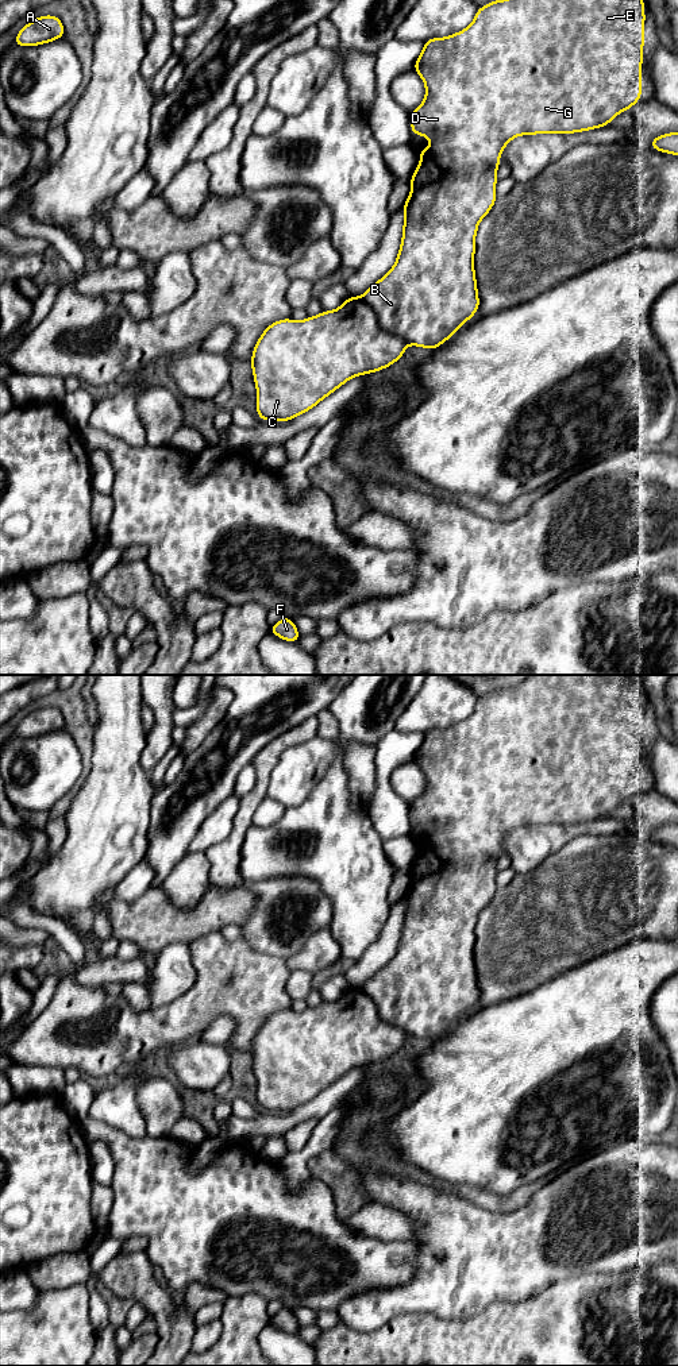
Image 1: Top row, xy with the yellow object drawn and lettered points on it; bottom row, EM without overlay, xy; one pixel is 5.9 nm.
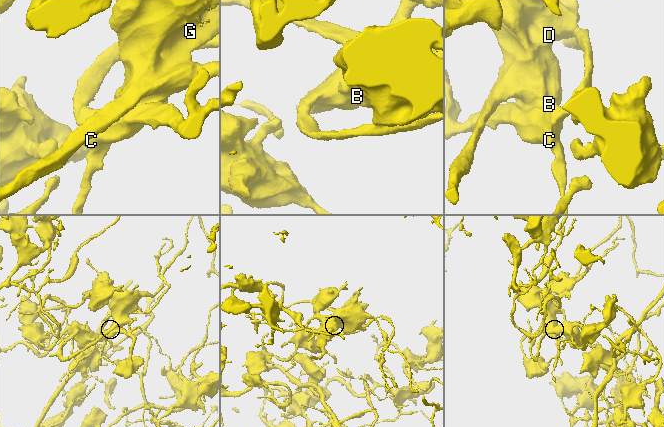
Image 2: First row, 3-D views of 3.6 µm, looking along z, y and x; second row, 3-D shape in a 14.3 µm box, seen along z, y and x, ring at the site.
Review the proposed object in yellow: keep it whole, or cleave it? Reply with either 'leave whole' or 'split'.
leave whole

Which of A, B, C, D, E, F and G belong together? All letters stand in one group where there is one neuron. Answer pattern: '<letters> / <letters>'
A B C D E F G

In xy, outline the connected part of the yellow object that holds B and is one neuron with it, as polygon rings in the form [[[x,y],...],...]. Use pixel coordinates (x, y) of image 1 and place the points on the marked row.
[[[493,0],[477,9],[473,23],[465,30],[444,38],[432,38],[423,43],[423,51],[413,69],[425,84],[425,97],[417,108],[411,111],[411,131],[413,135],[425,136],[434,146],[419,151],[420,163],[411,177],[411,194],[401,208],[405,212],[405,219],[396,263],[362,297],[350,296],[335,310],[323,310],[320,315],[307,317],[303,321],[282,319],[265,328],[254,346],[250,360],[257,387],[257,414],[261,420],[292,421],[315,408],[348,379],[392,366],[402,358],[408,344],[424,347],[429,351],[435,350],[478,312],[479,297],[474,270],[475,235],[479,221],[489,213],[497,200],[497,167],[501,165],[500,157],[504,147],[520,135],[575,134],[605,127],[619,113],[631,109],[642,99],[644,22],[644,0]]]

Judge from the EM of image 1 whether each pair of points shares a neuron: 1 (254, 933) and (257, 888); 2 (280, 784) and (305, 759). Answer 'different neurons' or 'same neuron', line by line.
1: same neuron
2: same neuron

